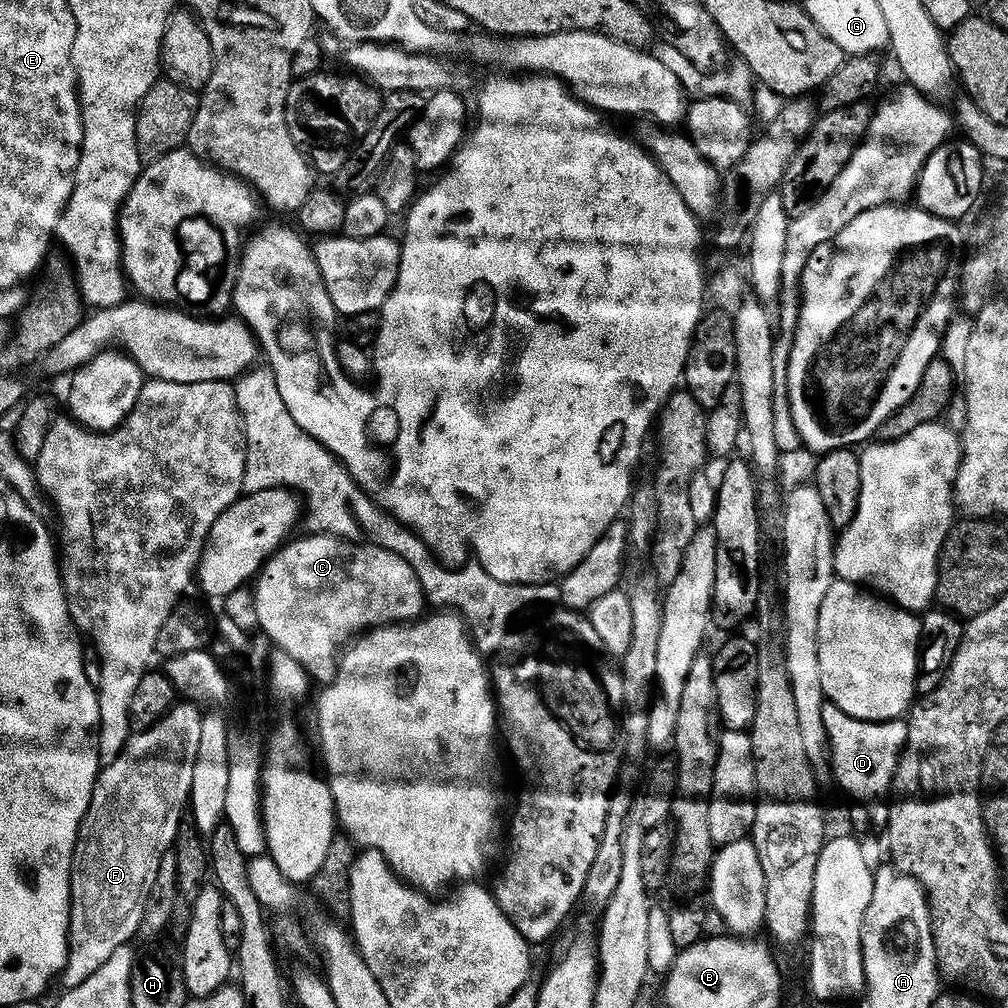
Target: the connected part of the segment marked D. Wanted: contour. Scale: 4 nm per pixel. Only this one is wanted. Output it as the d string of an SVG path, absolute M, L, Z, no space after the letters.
M825 703L822 706L822 722L828 735L830 772L857 801L871 802L889 795L892 775L900 761L900 752L908 737L908 725L903 719L859 720L846 714L838 705Z

